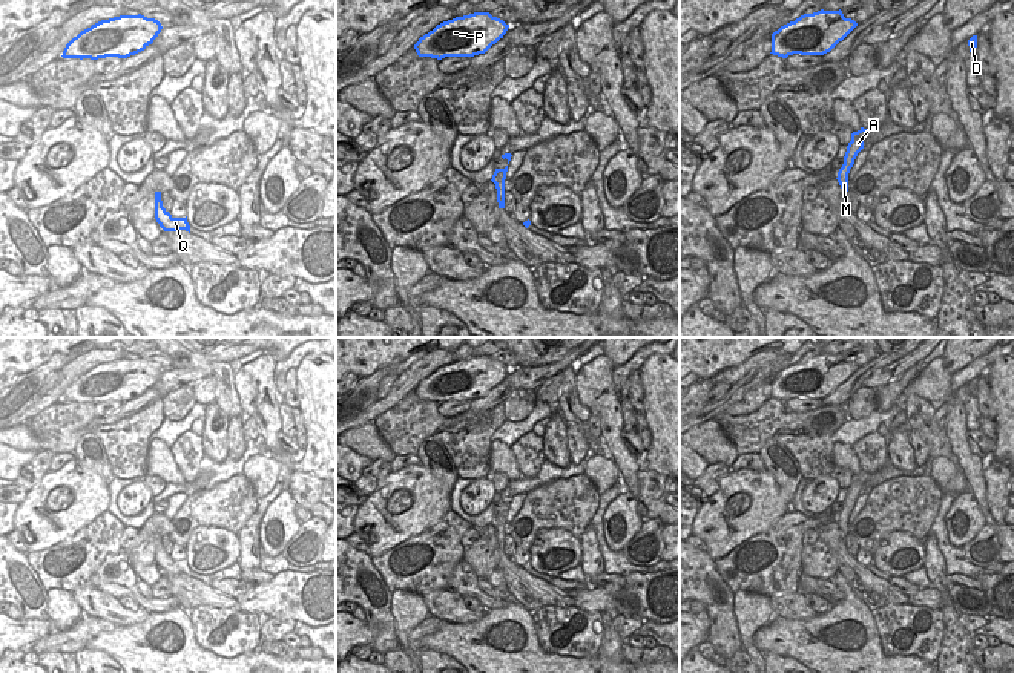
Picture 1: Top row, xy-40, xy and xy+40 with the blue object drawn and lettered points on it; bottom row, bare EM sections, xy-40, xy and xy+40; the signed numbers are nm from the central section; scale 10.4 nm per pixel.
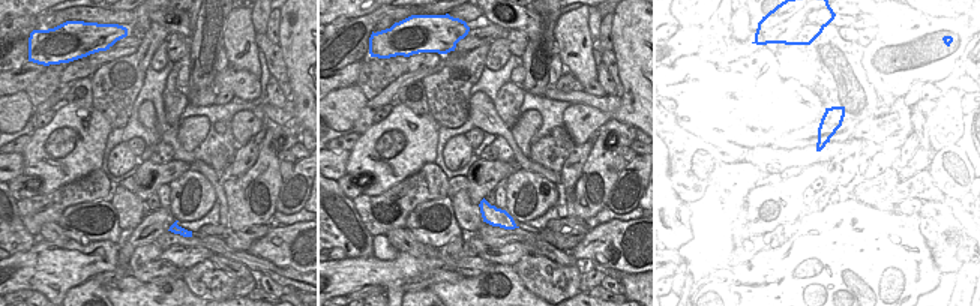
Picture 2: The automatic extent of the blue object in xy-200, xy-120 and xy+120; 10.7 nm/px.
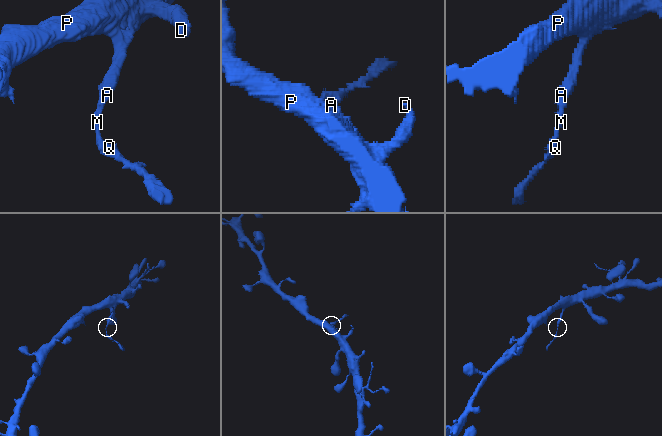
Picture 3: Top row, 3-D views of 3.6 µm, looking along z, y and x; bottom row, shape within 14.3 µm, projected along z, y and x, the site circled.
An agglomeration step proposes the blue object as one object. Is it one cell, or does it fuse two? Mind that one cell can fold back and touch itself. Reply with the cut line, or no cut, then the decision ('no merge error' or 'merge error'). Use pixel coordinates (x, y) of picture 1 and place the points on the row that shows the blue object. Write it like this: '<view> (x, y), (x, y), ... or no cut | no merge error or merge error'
xy+40 (844, 163), (849, 170) | merge error

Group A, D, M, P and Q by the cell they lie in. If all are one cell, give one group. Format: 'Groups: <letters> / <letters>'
Groups: A D P / M Q.

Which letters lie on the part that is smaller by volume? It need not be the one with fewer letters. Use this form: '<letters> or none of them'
M, Q

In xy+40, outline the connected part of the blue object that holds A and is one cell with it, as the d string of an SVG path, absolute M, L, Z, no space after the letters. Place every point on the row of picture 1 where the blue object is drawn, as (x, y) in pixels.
M864 127L851 133L851 141L847 146L847 152L844 156L844 164L848 166L848 170L853 167L858 153L864 149L864 140L867 138L868 133L870 130Z

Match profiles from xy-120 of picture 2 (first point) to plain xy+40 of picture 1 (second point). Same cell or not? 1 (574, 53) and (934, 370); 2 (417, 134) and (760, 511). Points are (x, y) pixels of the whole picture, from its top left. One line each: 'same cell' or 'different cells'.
1: same cell
2: same cell

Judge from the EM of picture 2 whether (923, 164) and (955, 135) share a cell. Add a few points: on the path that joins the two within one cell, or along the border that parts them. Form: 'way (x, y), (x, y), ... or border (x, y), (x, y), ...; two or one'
border (941, 138), (952, 159); two

